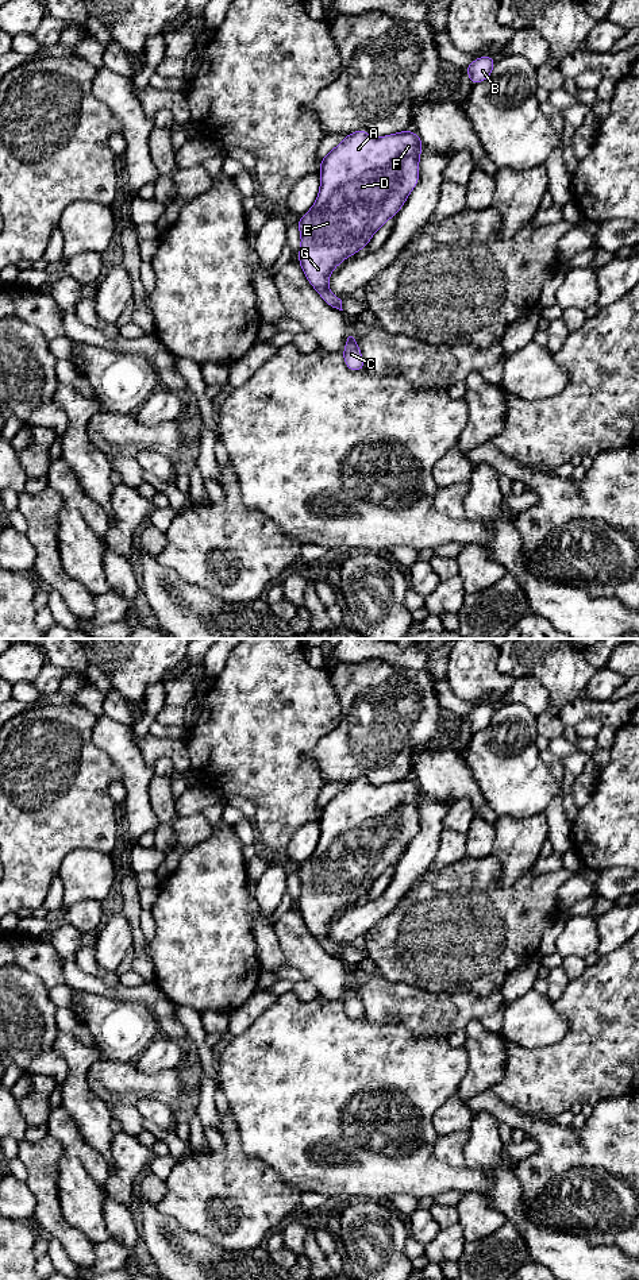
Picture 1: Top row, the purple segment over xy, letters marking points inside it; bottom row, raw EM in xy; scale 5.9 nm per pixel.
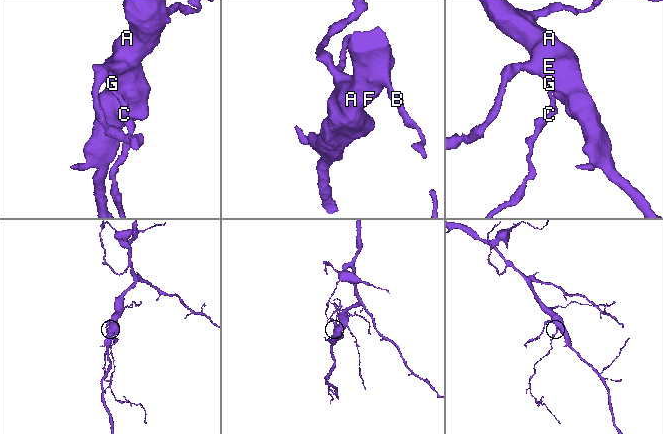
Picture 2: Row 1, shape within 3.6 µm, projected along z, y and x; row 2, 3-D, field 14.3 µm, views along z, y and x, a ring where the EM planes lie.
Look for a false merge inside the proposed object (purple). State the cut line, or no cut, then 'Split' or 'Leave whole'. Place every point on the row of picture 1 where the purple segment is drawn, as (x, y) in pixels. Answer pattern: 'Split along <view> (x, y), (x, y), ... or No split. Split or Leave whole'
No split. Leave whole

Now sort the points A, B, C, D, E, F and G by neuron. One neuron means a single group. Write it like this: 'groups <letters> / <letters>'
groups A B C D E F G

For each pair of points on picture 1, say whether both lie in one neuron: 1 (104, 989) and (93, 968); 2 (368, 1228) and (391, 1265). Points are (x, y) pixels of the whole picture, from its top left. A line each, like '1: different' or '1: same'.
1: different
2: same

